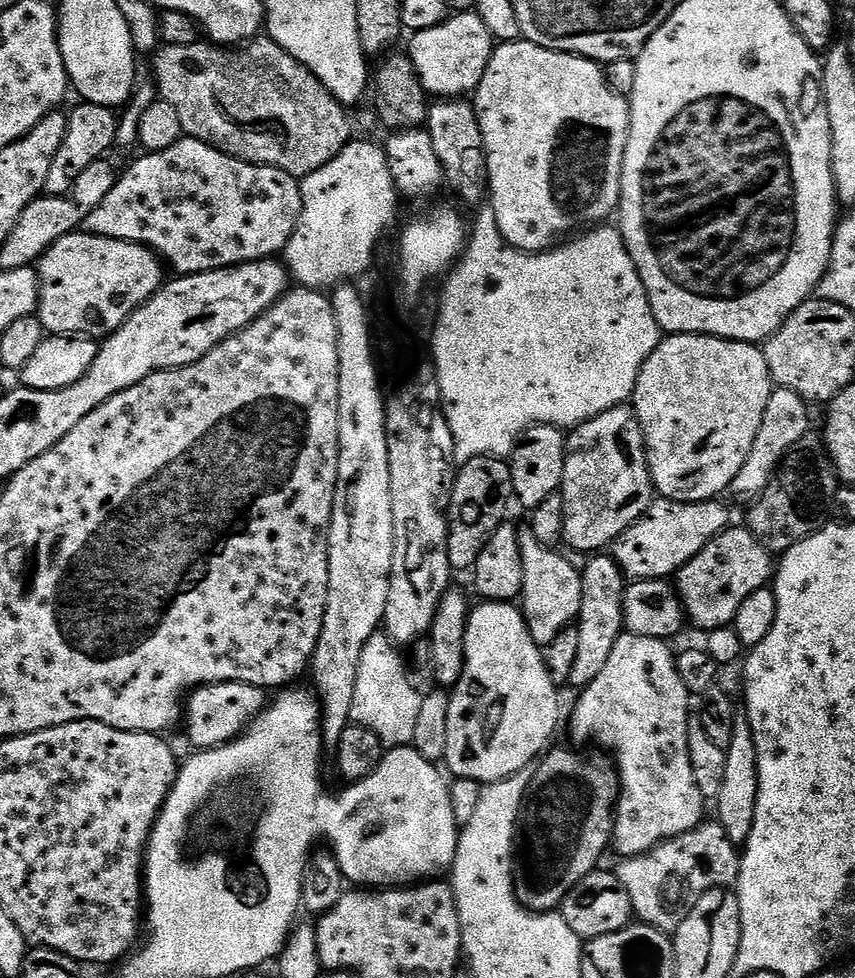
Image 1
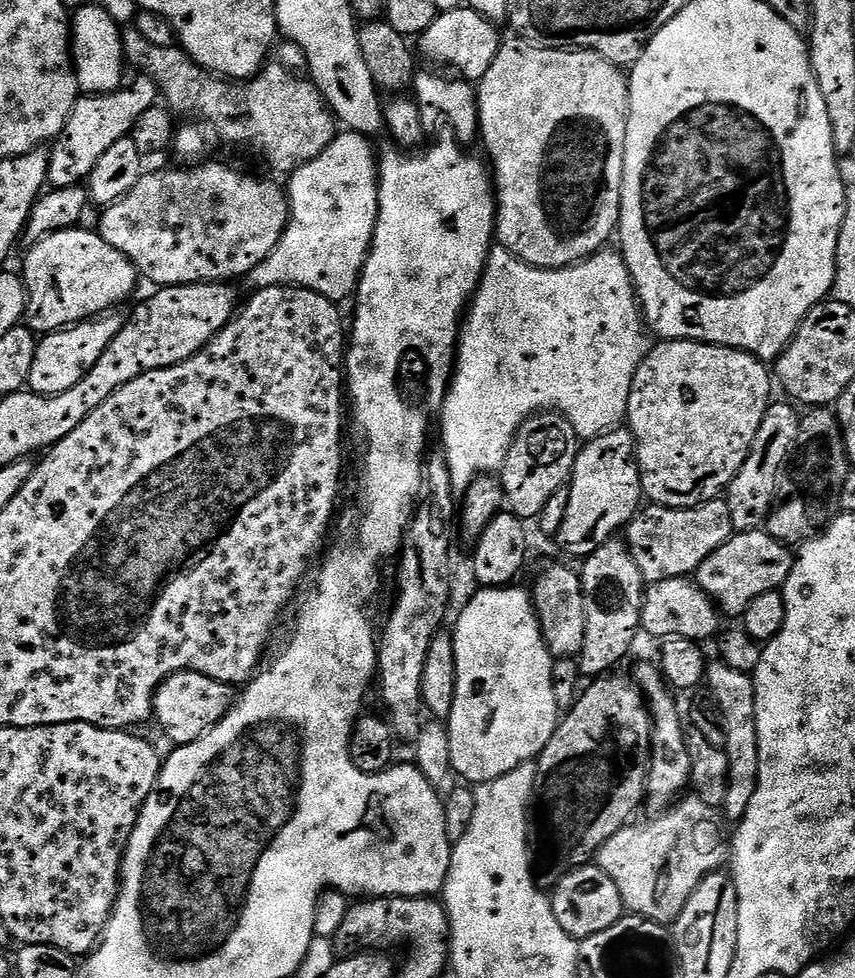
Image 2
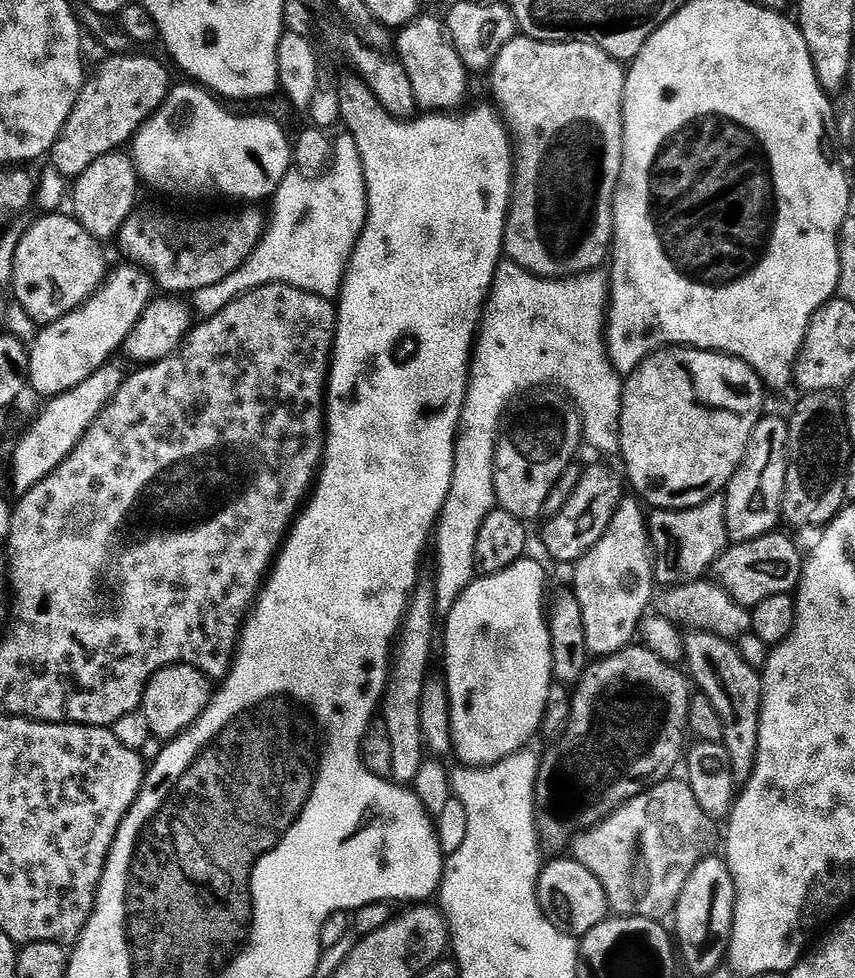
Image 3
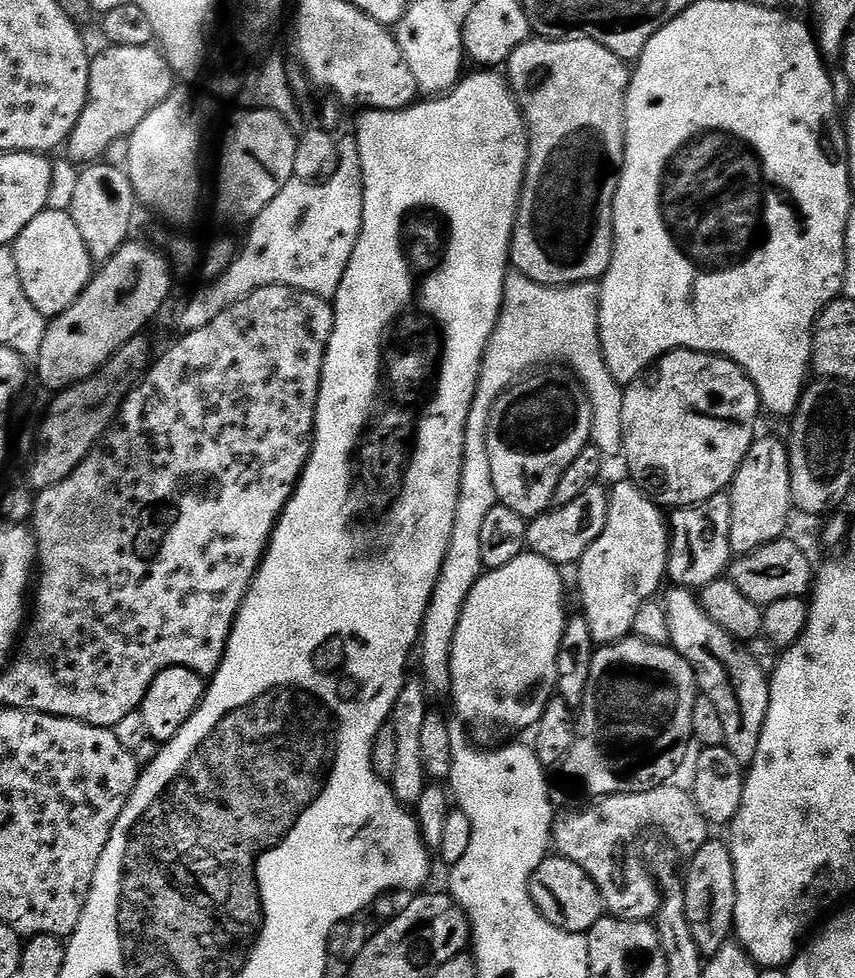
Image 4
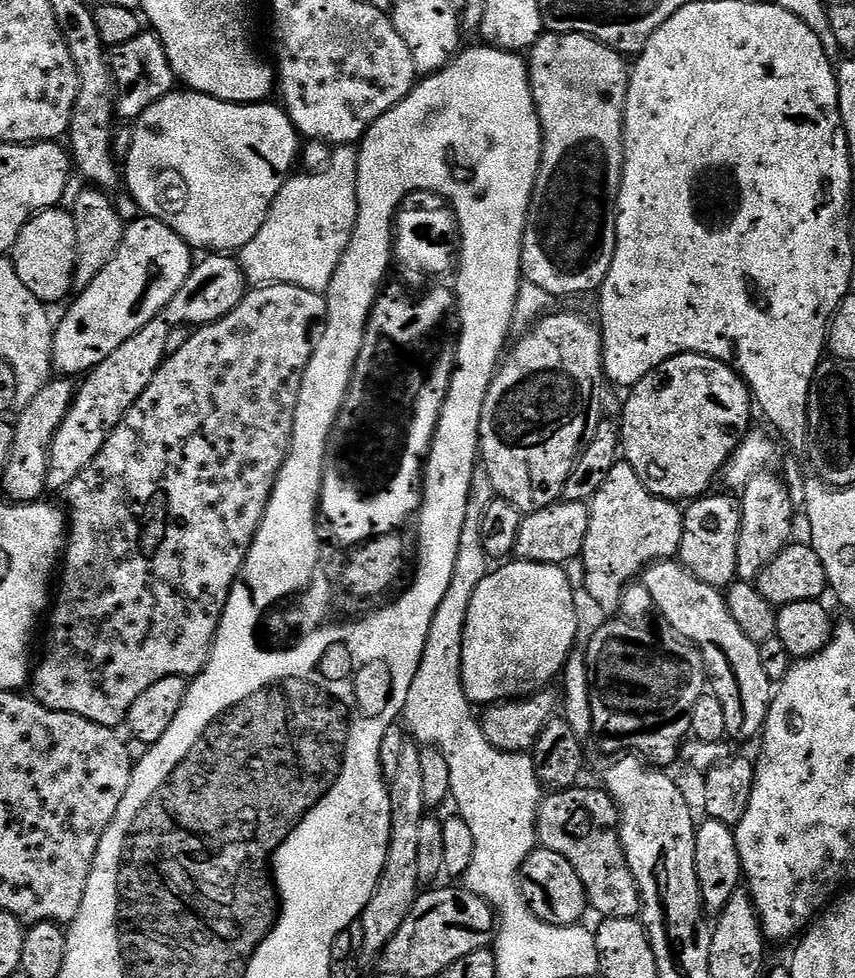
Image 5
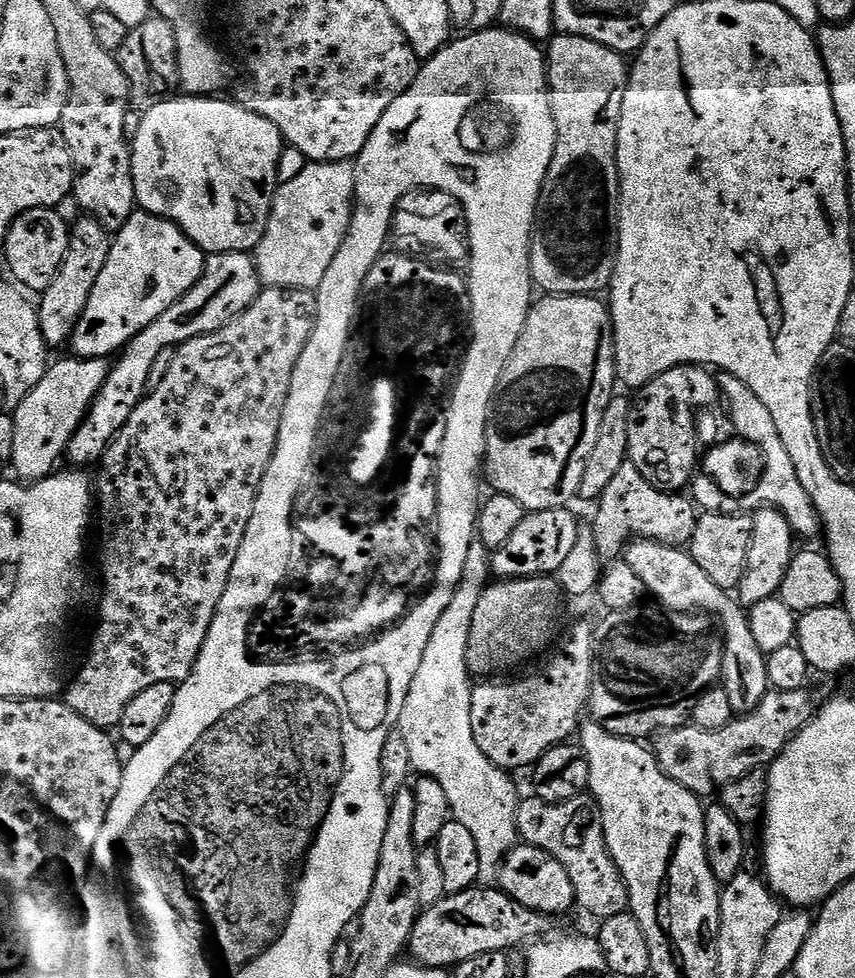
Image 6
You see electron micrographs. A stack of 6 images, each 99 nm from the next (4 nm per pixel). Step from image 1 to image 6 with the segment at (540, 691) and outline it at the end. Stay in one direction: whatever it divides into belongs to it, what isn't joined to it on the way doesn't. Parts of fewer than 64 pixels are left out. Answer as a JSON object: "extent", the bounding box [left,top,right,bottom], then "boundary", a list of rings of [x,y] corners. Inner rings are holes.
{"extent":[469,576,562,678],"boundary":[[[525,576],[523,580],[489,583],[482,598],[478,598],[478,606],[474,609],[474,622],[470,622],[469,673],[476,678],[492,678],[497,674],[511,673],[508,672],[511,668],[534,659],[552,639],[557,639],[556,623],[560,620],[560,598],[562,599],[561,587],[552,576]]]}

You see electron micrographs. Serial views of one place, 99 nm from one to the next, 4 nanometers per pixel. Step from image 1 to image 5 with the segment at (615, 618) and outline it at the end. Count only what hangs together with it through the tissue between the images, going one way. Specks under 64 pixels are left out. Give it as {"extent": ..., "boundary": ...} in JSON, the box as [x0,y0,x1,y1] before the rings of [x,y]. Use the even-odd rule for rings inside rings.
{"extent":[582,462,684,613],"boundary":[[[617,462],[614,470],[610,470],[606,482],[602,482],[602,490],[598,490],[598,494],[594,494],[588,504],[588,529],[582,553],[585,564],[583,591],[602,611],[615,613],[622,602],[624,589],[633,583],[649,564],[673,559],[679,553],[683,525],[684,513],[679,503],[650,494],[650,490],[646,490],[638,474],[634,474],[627,462]]]}

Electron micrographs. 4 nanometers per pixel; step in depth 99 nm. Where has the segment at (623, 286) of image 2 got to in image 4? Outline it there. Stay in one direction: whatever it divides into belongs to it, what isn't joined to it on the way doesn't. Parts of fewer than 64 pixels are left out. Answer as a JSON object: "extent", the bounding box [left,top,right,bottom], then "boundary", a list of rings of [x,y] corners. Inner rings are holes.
{"extent":[418,270,624,693],"boundary":[[[512,270],[509,271],[507,278],[504,279],[504,301],[500,307],[500,317],[498,322],[494,326],[494,332],[488,343],[488,349],[484,352],[484,361],[480,367],[480,377],[478,378],[478,386],[476,387],[476,393],[474,394],[474,402],[470,406],[470,414],[466,418],[466,434],[464,435],[464,465],[462,466],[462,478],[460,479],[460,489],[458,490],[458,508],[454,510],[454,528],[450,534],[450,546],[446,550],[446,558],[442,562],[442,570],[438,574],[438,582],[434,586],[434,594],[432,595],[432,601],[426,614],[424,615],[424,625],[420,628],[420,639],[418,641],[418,660],[420,656],[420,672],[419,675],[422,677],[423,683],[426,685],[427,691],[432,692],[444,692],[447,693],[452,686],[452,679],[450,678],[450,654],[452,653],[452,647],[454,646],[454,630],[458,630],[458,618],[462,618],[462,606],[466,606],[466,598],[470,594],[470,590],[474,590],[474,586],[478,581],[482,573],[485,571],[484,563],[482,562],[482,541],[479,536],[482,534],[482,525],[486,523],[486,518],[490,515],[490,510],[494,510],[497,506],[496,491],[494,490],[494,478],[490,474],[490,458],[488,457],[488,445],[486,443],[486,437],[488,435],[488,419],[490,418],[490,410],[494,406],[494,402],[497,400],[506,389],[511,388],[513,384],[525,379],[533,371],[532,368],[535,364],[544,364],[540,366],[556,366],[561,360],[565,369],[571,370],[576,379],[584,385],[585,392],[588,393],[588,400],[592,403],[592,438],[591,443],[596,449],[600,451],[601,457],[609,458],[608,456],[619,457],[624,451],[624,443],[622,442],[622,398],[624,397],[624,388],[613,376],[610,374],[610,370],[606,366],[604,361],[604,355],[600,349],[600,331],[598,330],[598,310],[600,309],[600,294],[595,283],[589,282],[586,284],[566,284],[563,286],[553,286],[551,284],[539,284],[534,282],[530,278],[526,278],[520,272]]]}

